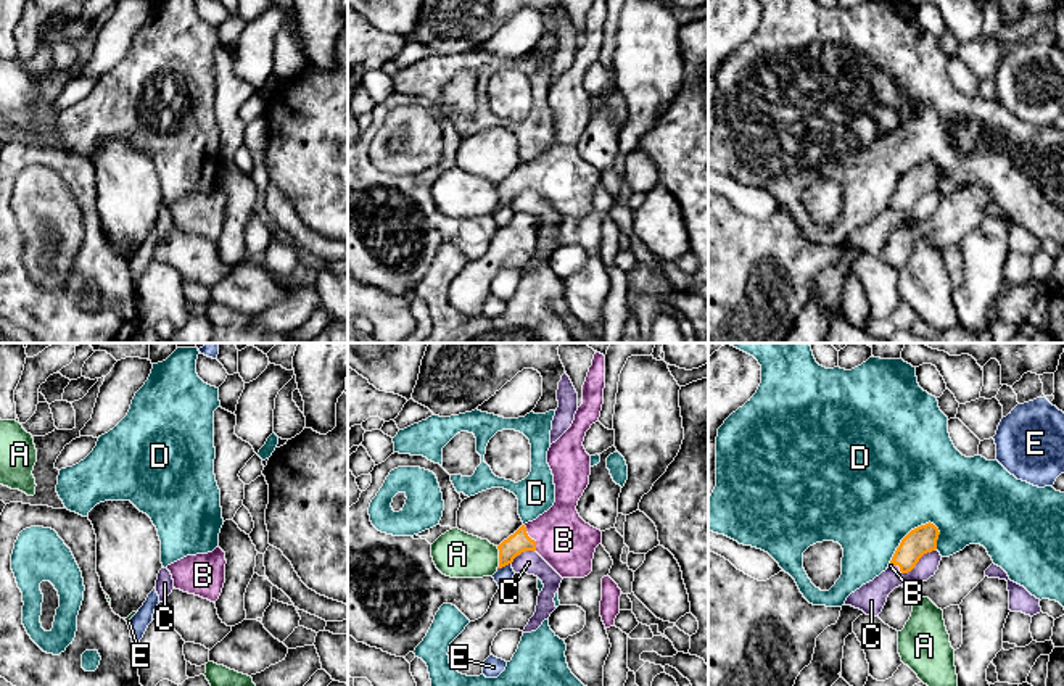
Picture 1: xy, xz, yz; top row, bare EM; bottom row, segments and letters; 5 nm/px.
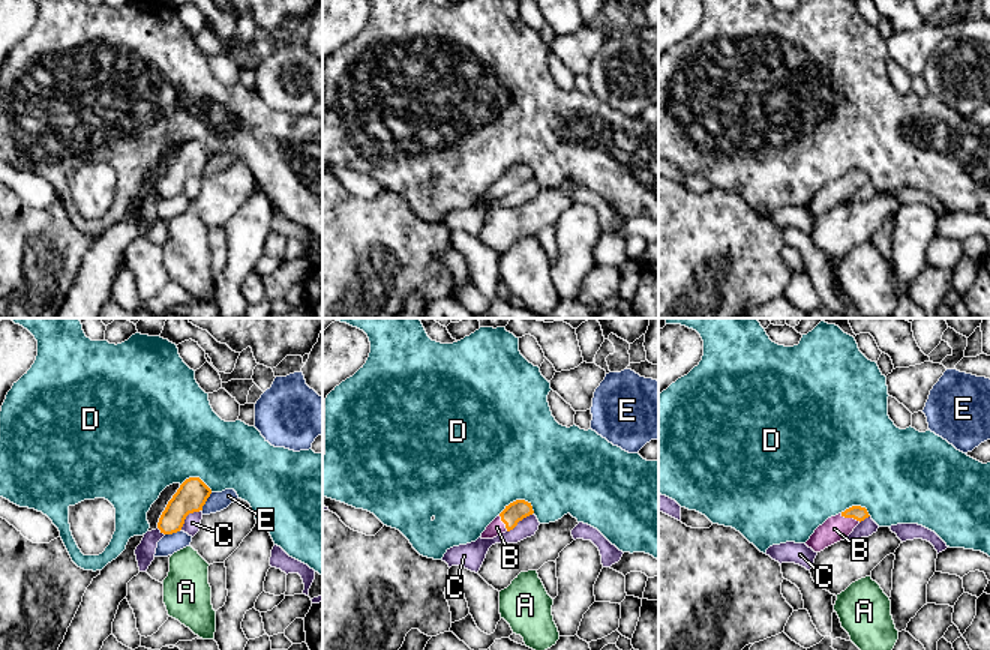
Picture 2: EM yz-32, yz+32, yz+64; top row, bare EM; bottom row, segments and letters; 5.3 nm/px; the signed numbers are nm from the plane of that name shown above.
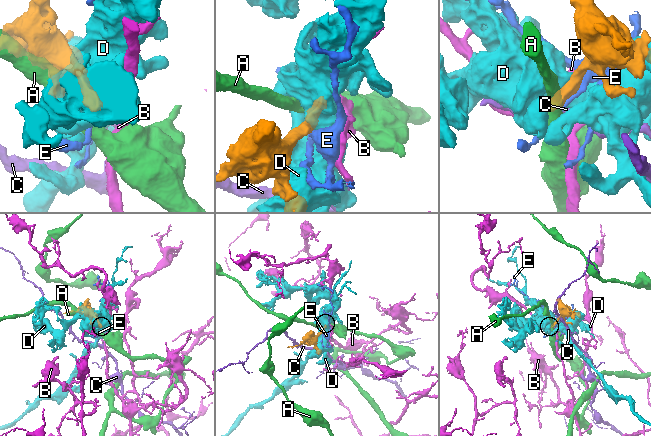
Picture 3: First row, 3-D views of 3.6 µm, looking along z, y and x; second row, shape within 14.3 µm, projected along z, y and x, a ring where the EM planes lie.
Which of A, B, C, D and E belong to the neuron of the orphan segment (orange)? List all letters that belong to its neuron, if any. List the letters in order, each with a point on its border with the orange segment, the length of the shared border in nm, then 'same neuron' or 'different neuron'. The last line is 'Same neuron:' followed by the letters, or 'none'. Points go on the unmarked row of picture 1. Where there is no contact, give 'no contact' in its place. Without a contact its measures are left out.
A: contact xz (499, 197); length 110 nm; different neuron
B: contact xz (530, 177); length 140 nm; same neuron
C: contact yz (918, 200); length 220 nm; different neuron
D: contact yz (908, 173); length 300 nm; different neuron
E: contact xz (504, 205); length 80 nm; different neuron
Same neuron: B

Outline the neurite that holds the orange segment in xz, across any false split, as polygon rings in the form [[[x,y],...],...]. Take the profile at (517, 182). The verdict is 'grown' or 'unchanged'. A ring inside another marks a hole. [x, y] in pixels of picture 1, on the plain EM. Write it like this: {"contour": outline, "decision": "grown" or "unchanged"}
{"contour": [[[592,0],[583,24],[583,43],[571,66],[547,90],[555,142],[497,185],[497,208],[512,203],[525,190],[536,190],[562,217],[584,217],[592,211],[592,198],[596,187],[602,184],[602,171],[586,163],[576,145],[591,114],[591,95],[583,81],[591,64],[599,61],[604,27],[605,0]]], "decision": "grown"}

